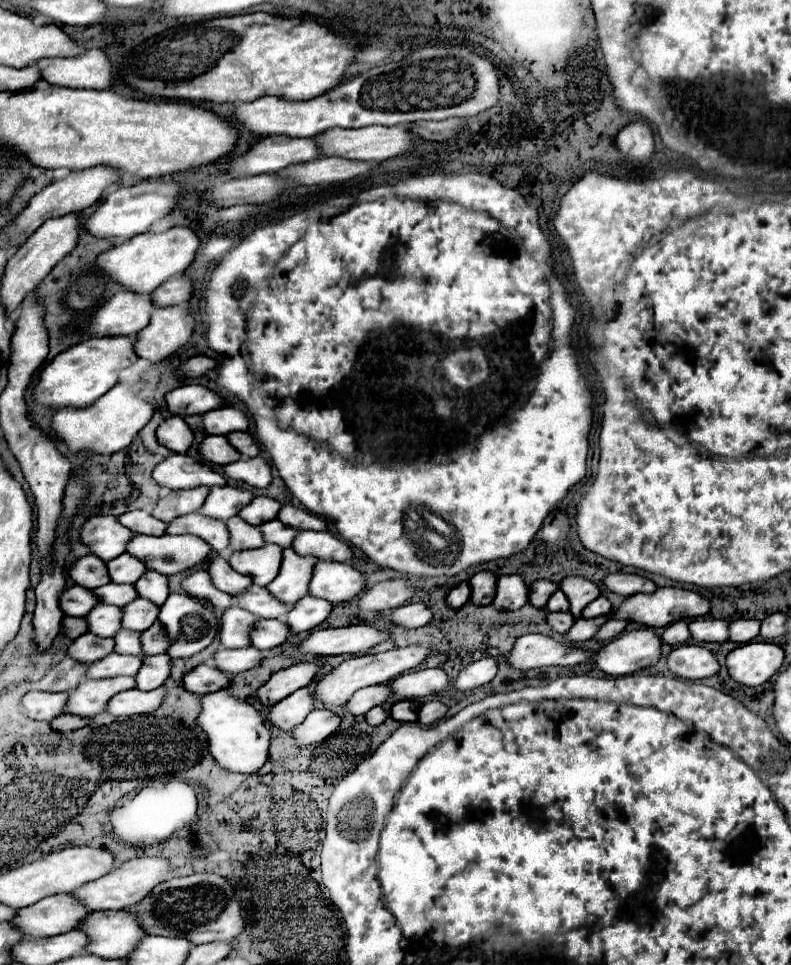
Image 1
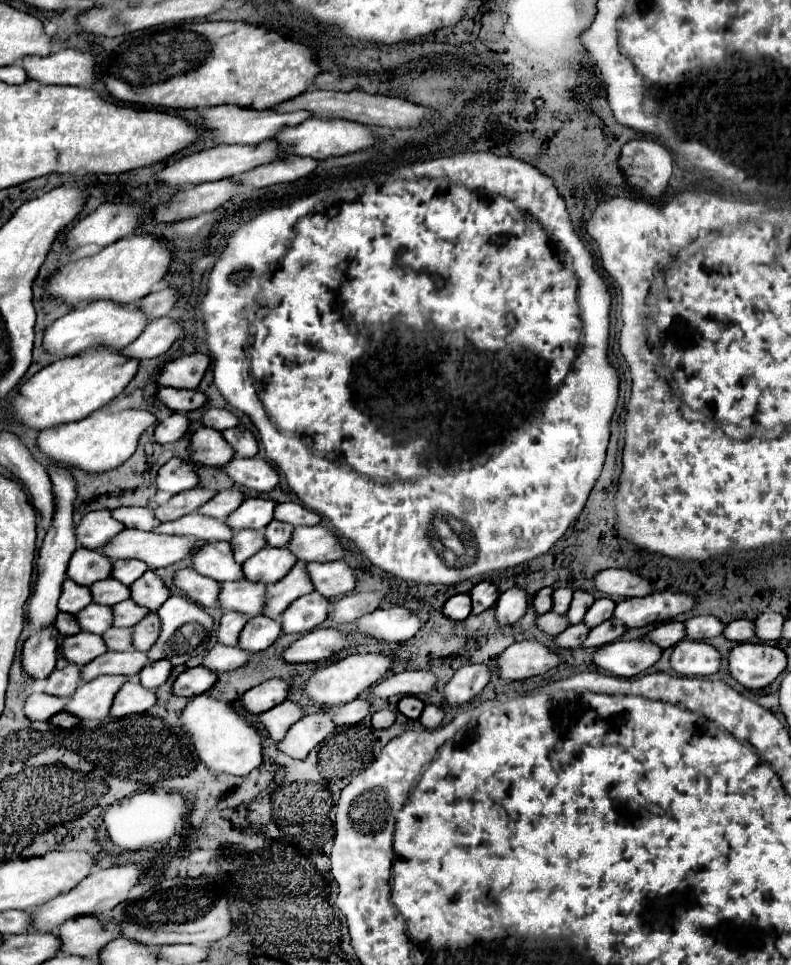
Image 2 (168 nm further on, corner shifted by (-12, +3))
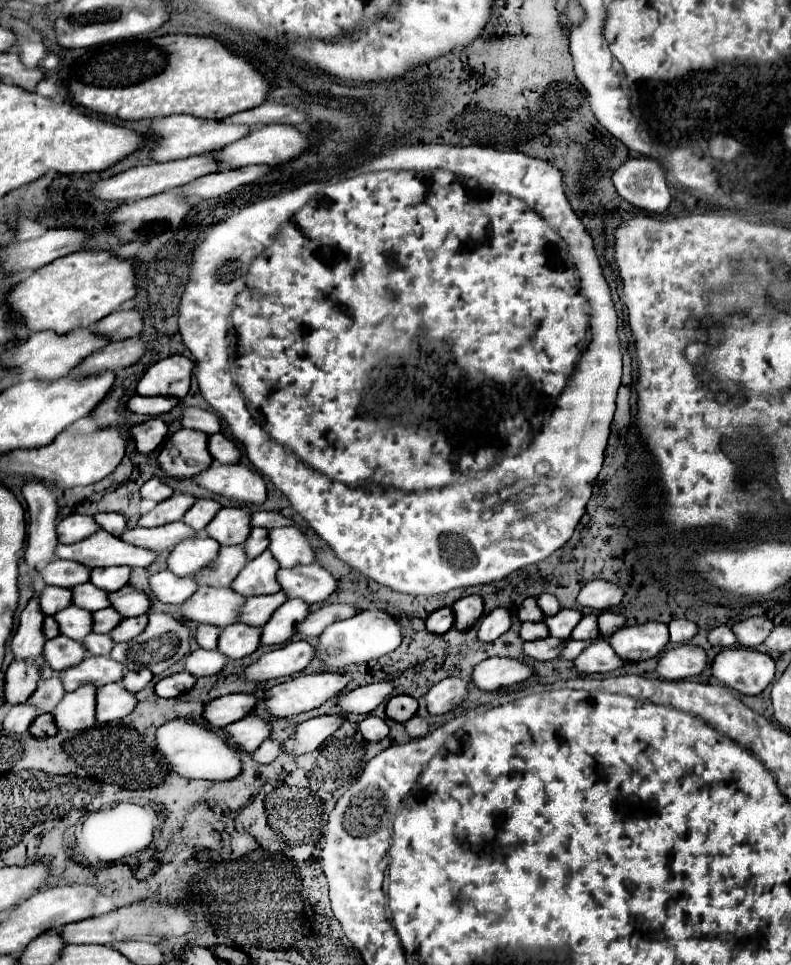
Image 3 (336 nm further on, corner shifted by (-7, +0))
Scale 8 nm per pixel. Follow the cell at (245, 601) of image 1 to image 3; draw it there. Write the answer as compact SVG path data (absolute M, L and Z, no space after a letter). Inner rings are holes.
M199 587L183 605L179 605L179 615L191 623L205 623L215 627L225 627L237 621L239 607L245 597L229 587Z

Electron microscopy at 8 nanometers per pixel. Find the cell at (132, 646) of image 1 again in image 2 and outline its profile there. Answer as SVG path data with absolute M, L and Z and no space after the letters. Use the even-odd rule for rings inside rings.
M110 628L102 634L108 650L124 652L132 648L132 628Z

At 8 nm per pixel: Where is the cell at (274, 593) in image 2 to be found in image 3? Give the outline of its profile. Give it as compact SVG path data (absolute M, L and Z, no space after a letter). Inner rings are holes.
M279 591L275 595L257 595L257 597L247 597L241 611L239 611L239 623L251 625L251 627L261 627L269 621L273 611L283 605L287 597Z

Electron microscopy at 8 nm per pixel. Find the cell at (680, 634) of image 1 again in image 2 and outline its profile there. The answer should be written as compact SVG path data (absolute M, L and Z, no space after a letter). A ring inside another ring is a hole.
M666 622L666 624L660 624L650 634L646 634L644 638L650 640L650 642L654 642L654 644L658 644L660 648L670 648L670 646L674 646L680 640L686 638L684 624L682 622Z

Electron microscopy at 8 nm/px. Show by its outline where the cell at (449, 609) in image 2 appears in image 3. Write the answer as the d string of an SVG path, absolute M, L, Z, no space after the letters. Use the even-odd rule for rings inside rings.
M443 607L443 609L433 611L433 613L427 617L425 627L427 627L429 633L435 633L435 635L447 633L447 631L453 627L453 611L451 611L451 607Z

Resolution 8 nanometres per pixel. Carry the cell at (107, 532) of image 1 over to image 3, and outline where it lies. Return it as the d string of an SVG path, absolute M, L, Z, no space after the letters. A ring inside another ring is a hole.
M69 515L57 523L57 539L59 543L77 543L89 535L93 535L99 525L89 515Z

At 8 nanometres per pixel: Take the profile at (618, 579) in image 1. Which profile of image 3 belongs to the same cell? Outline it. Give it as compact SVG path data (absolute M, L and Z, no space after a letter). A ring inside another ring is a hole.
M591 581L587 583L579 597L577 597L577 607L587 607L587 609L595 609L595 611L607 611L609 607L619 605L619 601L623 599L623 591L617 585L611 585L607 581Z

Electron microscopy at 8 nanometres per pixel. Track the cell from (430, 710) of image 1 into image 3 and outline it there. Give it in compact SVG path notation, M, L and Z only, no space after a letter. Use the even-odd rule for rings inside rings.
M415 715L415 717L411 717L411 719L405 723L405 731L407 731L409 737L419 739L419 737L423 737L423 735L429 733L429 723L427 723L423 717Z

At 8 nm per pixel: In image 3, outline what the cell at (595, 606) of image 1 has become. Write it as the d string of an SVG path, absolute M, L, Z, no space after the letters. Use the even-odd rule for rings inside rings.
M585 615L579 625L573 629L573 639L579 641L593 641L599 637L599 629L597 629L597 617L595 615Z

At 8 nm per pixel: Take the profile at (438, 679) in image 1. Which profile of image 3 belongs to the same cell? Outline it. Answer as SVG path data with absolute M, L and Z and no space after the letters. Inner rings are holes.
M371 683L365 687L357 687L353 691L347 691L345 695L341 695L341 699L337 701L337 709L341 713L371 713L379 703L383 703L389 695L393 693L393 685L391 683Z

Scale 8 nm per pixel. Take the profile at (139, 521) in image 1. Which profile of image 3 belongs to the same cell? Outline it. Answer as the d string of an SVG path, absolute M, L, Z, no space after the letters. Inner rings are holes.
M97 513L93 519L95 519L95 523L99 523L99 527L103 531L107 531L115 537L121 537L121 533L125 529L125 523L127 523L127 519L119 513Z

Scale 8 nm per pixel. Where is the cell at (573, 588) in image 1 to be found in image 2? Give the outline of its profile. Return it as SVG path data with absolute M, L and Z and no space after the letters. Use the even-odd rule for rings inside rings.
M576 590L574 592L574 600L570 604L570 610L566 614L566 618L570 620L570 624L578 624L582 622L586 610L594 604L594 596L588 590Z

